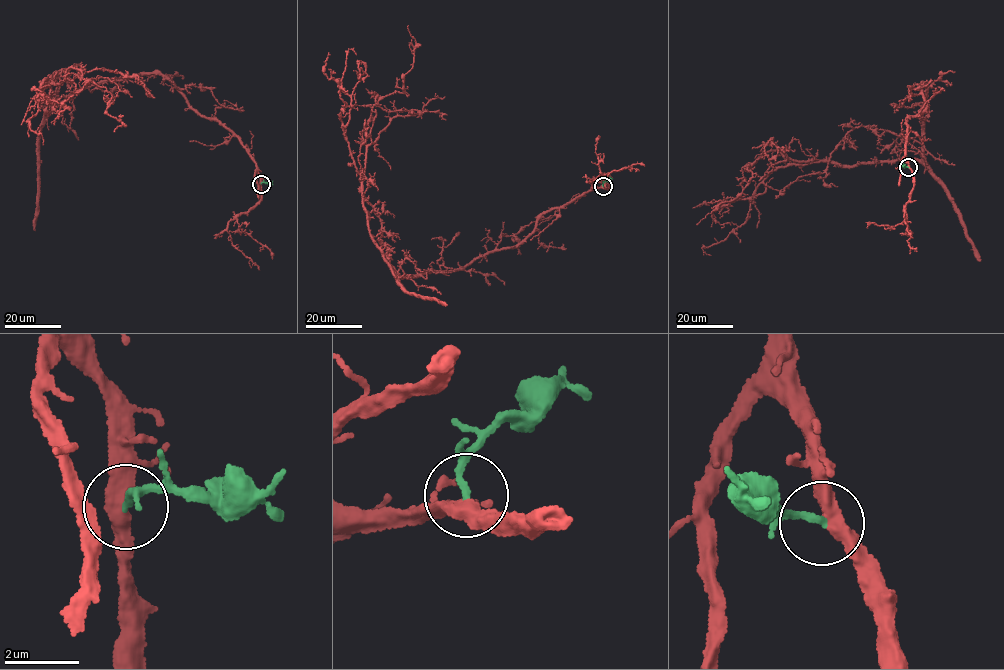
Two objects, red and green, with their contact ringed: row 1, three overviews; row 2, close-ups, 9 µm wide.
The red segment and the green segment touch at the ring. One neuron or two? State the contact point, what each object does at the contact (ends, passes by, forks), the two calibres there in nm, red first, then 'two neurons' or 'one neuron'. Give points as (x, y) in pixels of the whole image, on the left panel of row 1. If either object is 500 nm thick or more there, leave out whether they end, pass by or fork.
(261, 184) | red passes by | green ends | 420/190 nm | one neuron

